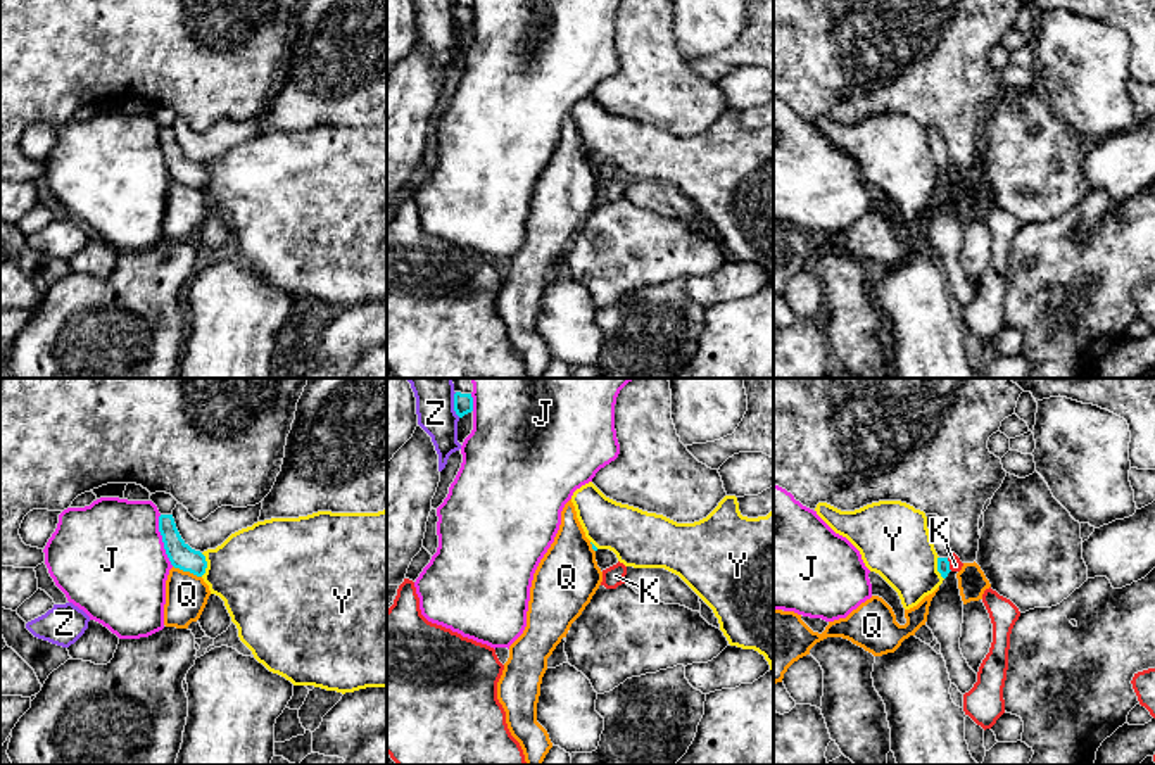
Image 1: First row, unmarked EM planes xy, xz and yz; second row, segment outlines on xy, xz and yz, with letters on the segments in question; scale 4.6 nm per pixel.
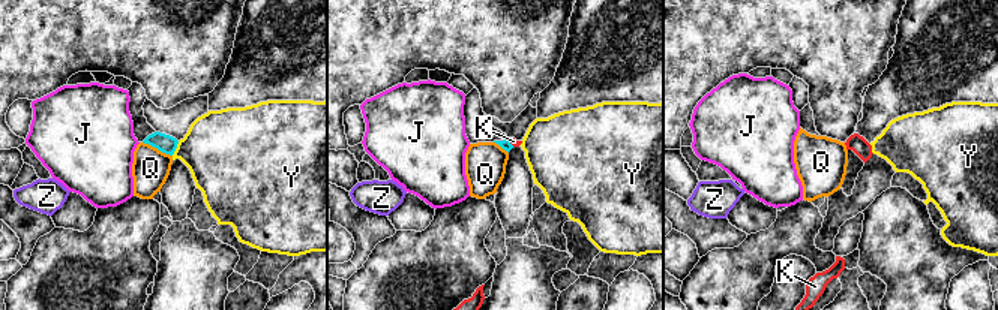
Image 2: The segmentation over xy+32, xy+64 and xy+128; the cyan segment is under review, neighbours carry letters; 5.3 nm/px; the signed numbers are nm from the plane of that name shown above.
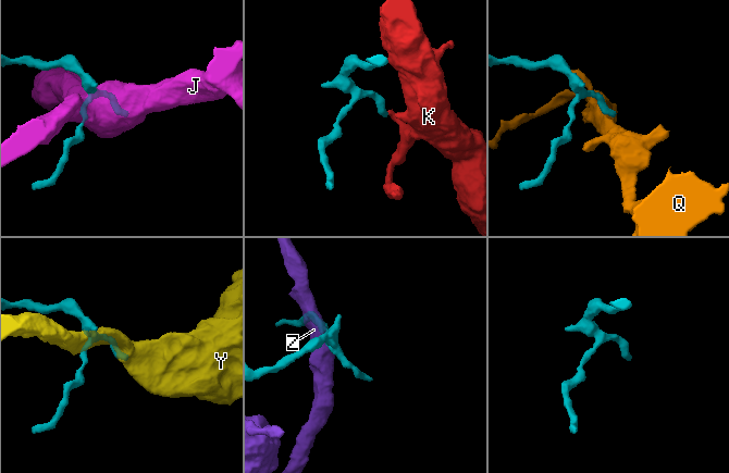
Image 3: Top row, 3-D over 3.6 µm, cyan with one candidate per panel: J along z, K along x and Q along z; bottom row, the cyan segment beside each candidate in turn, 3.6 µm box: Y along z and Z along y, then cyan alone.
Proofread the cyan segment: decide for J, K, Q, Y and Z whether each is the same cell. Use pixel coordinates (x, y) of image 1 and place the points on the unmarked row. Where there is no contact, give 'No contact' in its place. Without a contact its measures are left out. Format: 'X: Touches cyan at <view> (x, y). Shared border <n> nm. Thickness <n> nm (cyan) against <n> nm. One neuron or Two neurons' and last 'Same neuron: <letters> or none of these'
J: Touches cyan at xy (163, 154). Shared border 240 nm. Thickness 120 nm (cyan) against 500 nm. Two neurons
K: Touches cyan at yz (948, 178). Shared border 70 nm. Thickness 60 nm (cyan) against 60 nm. Two neurons
Q: Touches cyan at xy (187, 183). Shared border 150 nm. Thickness 120 nm (cyan) against 200 nm. Two neurons
Y: Touches cyan at xy (206, 178). Shared border 110 nm. Thickness 120 nm (cyan) against 420 nm. Two neurons
Z: Touches cyan at xz (454, 18). Shared border 120 nm. Thickness 100 nm (cyan) against 180 nm. Two neurons
Same neuron: none of these

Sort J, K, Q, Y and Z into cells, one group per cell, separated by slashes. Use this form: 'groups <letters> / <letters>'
groups J / K / Q / Y / Z

